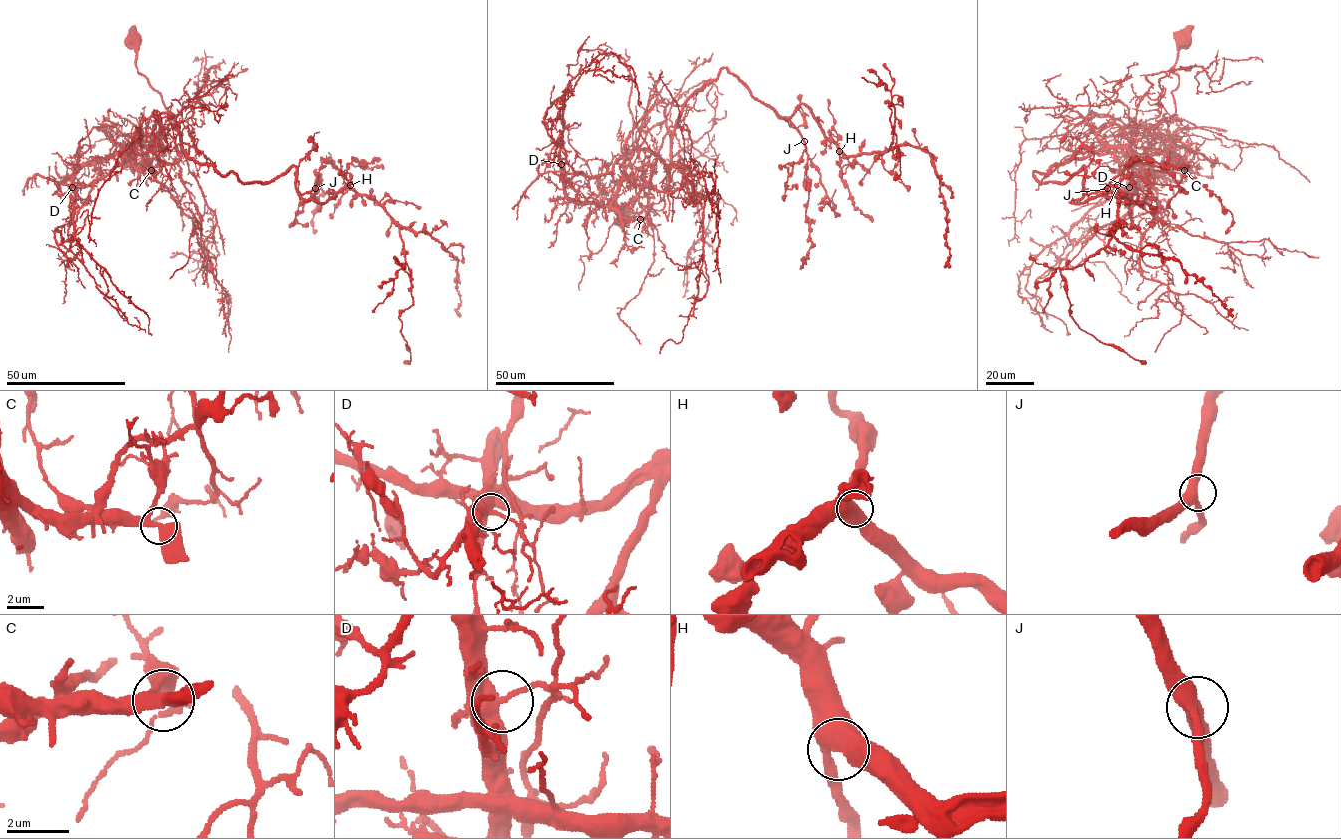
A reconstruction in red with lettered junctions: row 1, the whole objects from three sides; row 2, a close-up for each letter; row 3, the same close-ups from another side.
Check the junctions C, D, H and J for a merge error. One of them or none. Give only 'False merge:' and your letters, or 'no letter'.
False merge: D

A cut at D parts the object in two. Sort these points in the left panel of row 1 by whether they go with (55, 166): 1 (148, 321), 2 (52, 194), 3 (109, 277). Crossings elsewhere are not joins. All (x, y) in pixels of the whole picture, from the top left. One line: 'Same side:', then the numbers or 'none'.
Same side: 1, 2, 3

